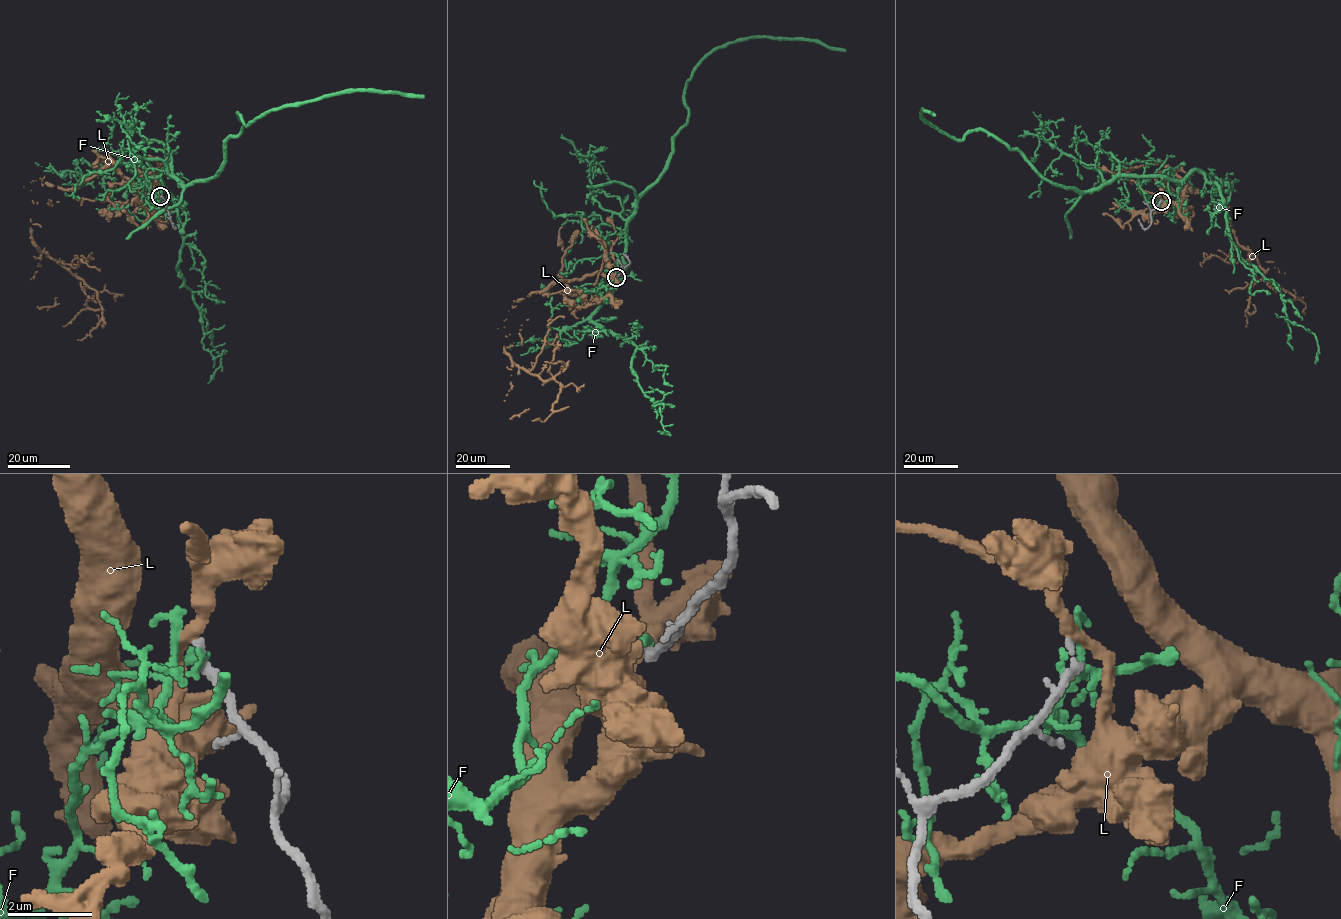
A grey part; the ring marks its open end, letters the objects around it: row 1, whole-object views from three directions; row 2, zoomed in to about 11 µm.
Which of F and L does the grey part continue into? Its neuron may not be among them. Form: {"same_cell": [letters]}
{"same_cell": []}

